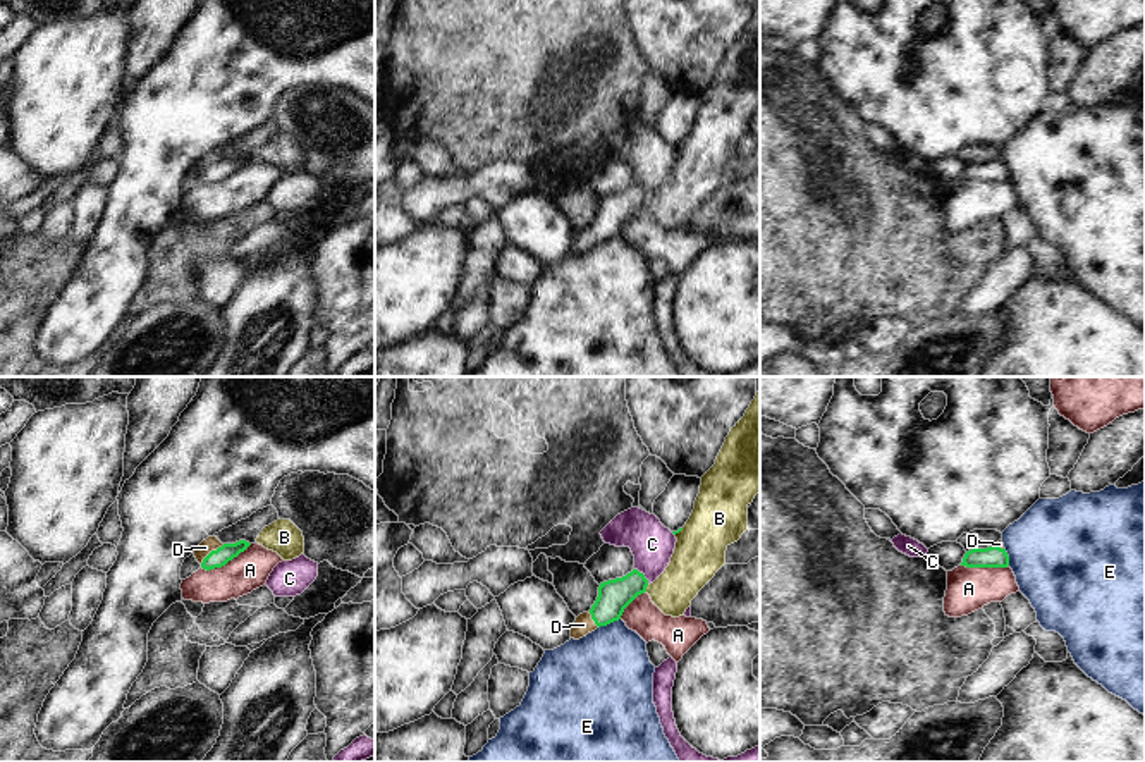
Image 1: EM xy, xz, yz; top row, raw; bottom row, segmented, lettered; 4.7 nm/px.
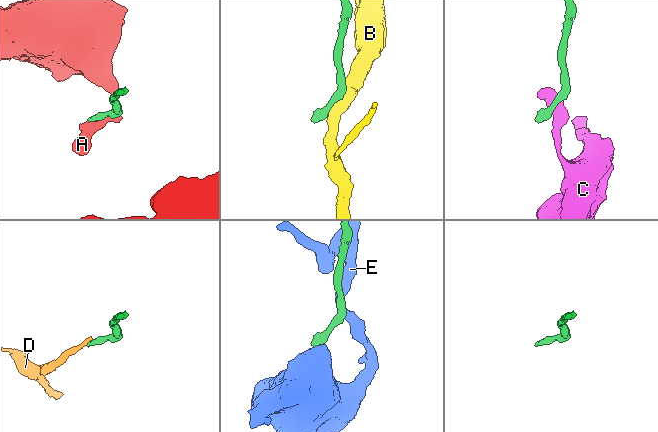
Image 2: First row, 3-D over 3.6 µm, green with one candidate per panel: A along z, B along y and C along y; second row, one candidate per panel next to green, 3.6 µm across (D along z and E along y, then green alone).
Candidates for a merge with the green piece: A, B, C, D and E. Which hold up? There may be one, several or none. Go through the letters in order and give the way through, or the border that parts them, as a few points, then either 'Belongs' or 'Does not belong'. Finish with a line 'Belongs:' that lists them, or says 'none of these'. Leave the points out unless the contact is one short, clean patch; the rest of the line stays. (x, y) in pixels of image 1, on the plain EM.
A: Boundary: xy (251, 159), (220, 181), (202, 183). Does not belong
B: Does not belong
C: Boundary: xz (635, 183), (649, 198). Does not belong
D: Path across: xy (219, 172), (212, 165), (205, 162). Belongs
E: Boundary: xz (619, 233), (599, 243). Does not belong
Belongs: D.

